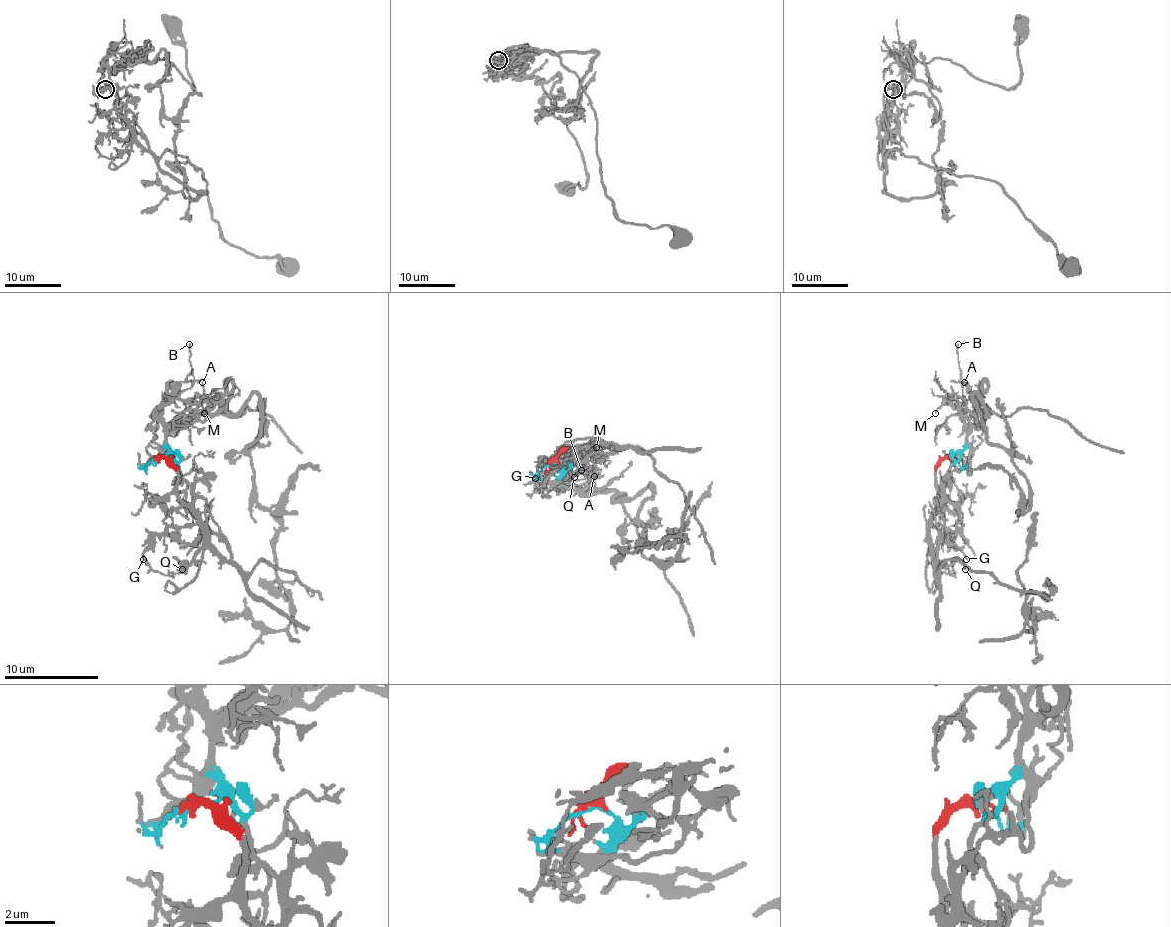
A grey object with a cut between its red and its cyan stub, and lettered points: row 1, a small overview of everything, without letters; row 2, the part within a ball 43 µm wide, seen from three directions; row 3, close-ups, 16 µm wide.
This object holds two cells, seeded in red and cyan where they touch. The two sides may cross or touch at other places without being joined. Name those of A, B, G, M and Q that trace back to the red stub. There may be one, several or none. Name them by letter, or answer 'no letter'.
G, Q

